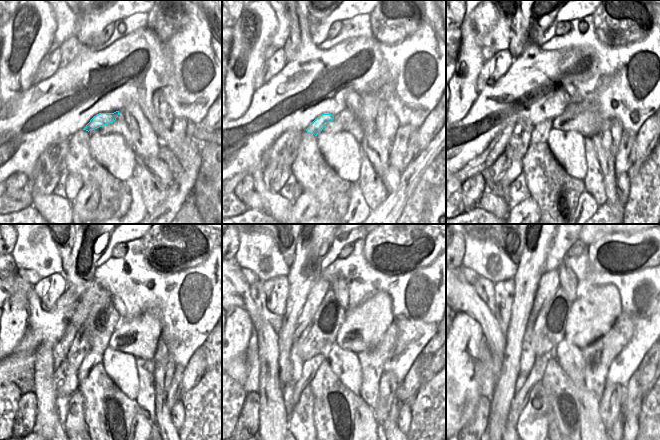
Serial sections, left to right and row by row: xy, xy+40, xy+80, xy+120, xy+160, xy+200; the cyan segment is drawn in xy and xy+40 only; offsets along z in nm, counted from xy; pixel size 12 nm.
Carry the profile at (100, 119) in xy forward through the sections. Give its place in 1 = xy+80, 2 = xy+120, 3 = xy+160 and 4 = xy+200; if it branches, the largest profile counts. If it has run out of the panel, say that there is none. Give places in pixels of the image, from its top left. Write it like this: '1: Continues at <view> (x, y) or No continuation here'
1: Continues at xy+80 (540, 134)
2: Continues at xy+120 (93, 358)
3: Continues at xy+160 (291, 394)
4: Continues at xy+200 (536, 373)

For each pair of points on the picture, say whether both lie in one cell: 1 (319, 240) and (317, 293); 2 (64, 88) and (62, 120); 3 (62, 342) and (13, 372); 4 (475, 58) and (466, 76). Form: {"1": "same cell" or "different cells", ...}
{"1": "different cells", "2": "same cell", "3": "same cell", "4": "same cell"}

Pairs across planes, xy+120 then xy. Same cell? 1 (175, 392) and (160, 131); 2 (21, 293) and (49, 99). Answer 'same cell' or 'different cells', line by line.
1: same cell
2: different cells

